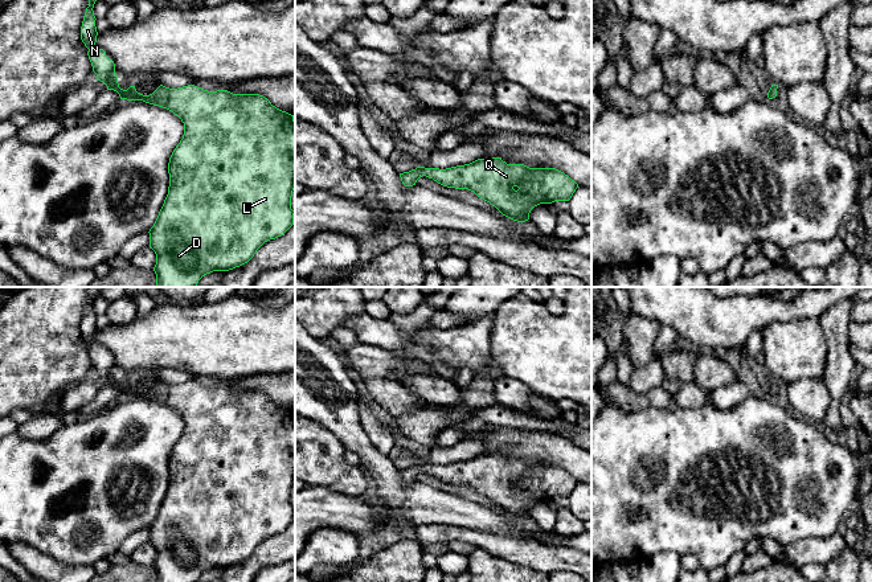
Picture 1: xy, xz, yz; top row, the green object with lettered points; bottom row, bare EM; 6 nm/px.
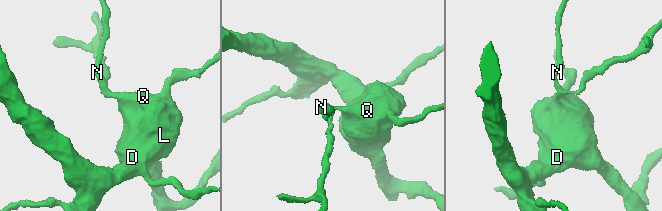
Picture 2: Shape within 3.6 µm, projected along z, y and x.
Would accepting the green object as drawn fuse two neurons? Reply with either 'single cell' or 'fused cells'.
single cell

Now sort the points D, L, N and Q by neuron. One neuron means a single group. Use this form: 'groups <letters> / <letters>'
groups D L N Q

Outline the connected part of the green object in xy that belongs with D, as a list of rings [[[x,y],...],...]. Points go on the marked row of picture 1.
[[[89,0],[89,7],[86,8],[82,26],[81,26],[81,40],[89,49],[87,56],[93,66],[93,71],[97,74],[98,81],[107,86],[107,90],[114,90],[119,94],[120,99],[127,101],[143,101],[146,103],[159,106],[172,111],[184,123],[184,135],[180,143],[173,149],[169,163],[169,187],[168,194],[164,204],[159,212],[159,216],[150,229],[150,247],[156,254],[156,265],[153,271],[156,274],[156,287],[196,287],[198,280],[213,271],[229,271],[247,263],[257,250],[267,241],[275,239],[283,235],[294,225],[295,212],[291,209],[291,196],[295,189],[295,120],[294,115],[282,111],[273,106],[267,98],[259,94],[233,94],[228,90],[208,91],[195,85],[188,85],[177,89],[169,89],[160,85],[152,94],[143,95],[136,91],[135,86],[130,86],[127,90],[119,87],[118,75],[115,74],[115,63],[106,56],[103,49],[99,49],[97,42],[97,26],[94,16],[94,4],[97,0]]]

